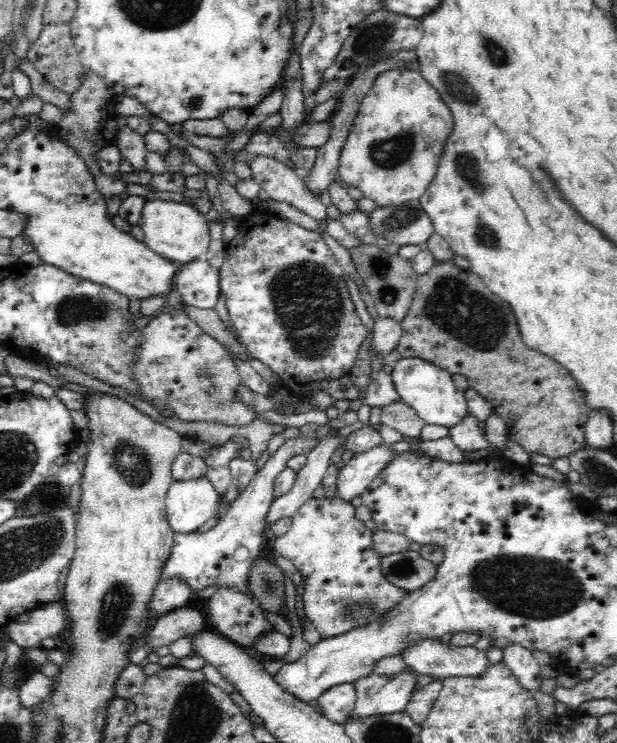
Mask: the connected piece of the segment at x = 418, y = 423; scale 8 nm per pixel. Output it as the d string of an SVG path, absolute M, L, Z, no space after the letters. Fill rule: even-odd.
M396 402L382 408L380 426L389 426L402 436L420 437L426 424L404 402Z

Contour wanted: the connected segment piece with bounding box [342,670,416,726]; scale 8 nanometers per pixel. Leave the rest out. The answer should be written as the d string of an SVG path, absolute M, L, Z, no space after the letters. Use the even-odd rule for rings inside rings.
M412 670L395 677L382 677L372 672L364 678L355 680L353 682L357 692L355 706L350 710L350 714L348 714L348 718L346 718L346 722L342 726L354 719L394 714L394 712L402 712L402 710L405 710L408 700L410 700L411 692L414 690L414 684L416 684L414 675L415 671Z

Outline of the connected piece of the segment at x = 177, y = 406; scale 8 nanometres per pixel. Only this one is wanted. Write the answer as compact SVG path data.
M160 309L142 330L144 342L134 375L142 389L142 397L158 409L170 409L180 421L212 422L225 426L247 426L257 416L237 397L241 384L234 361L210 335L203 333L184 309Z

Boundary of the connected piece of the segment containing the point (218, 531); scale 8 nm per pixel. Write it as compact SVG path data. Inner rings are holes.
M306 424L300 430L303 436L298 439L285 439L284 444L280 447L275 454L270 457L264 467L255 474L254 478L244 491L231 502L230 508L224 517L206 532L196 531L190 534L173 535L174 540L168 558L164 560L164 566L158 570L158 582L165 581L166 579L178 578L182 579L184 583L188 584L190 590L199 591L207 586L228 587L236 589L248 595L262 611L266 621L270 622L274 631L281 632L288 637L293 636L290 622L286 616L268 612L259 600L255 600L255 594L252 594L249 589L248 573L251 564L259 557L260 553L265 550L263 544L264 535L264 518L266 512L274 500L273 496L273 483L276 476L282 469L286 468L286 460L290 456L296 456L310 450L316 444L316 437L314 437L314 430L318 426L316 424Z

